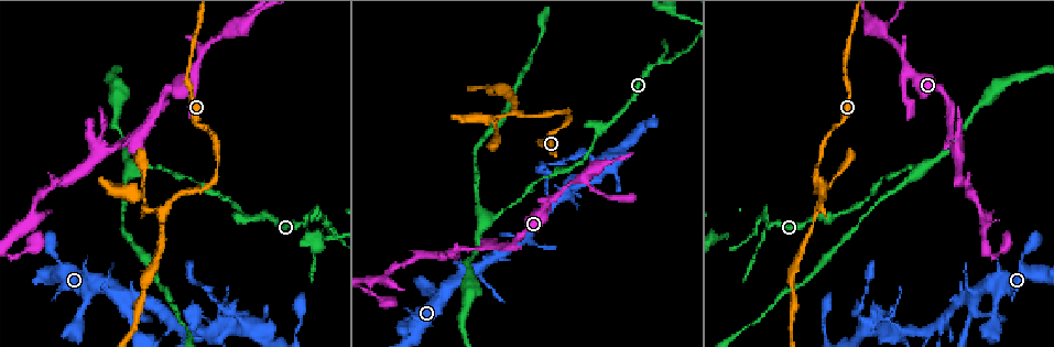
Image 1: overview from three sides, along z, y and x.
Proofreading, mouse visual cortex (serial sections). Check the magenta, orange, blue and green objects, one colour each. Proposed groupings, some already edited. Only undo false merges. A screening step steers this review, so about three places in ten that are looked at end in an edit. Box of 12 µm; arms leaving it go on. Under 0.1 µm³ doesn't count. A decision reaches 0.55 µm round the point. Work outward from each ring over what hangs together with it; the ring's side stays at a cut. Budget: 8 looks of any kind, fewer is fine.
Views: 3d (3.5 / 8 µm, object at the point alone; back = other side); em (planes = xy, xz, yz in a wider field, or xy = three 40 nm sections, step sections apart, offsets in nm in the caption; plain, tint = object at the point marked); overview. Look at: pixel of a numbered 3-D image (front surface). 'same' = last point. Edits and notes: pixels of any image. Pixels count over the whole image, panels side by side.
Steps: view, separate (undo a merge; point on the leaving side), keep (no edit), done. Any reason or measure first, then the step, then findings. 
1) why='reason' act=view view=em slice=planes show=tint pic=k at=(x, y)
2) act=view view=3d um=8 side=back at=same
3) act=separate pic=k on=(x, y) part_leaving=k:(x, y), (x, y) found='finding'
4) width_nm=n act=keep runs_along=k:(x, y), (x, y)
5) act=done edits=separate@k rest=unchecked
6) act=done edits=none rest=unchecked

why='abrupt turn' act=view view=3d um=8 pic=1 at=(318, 217)

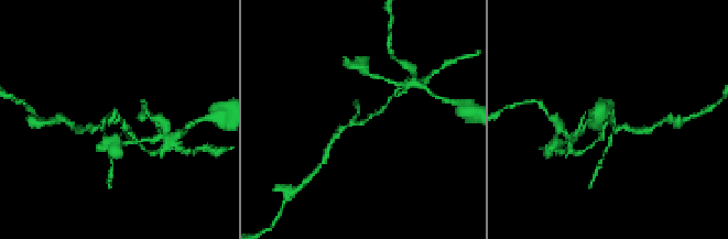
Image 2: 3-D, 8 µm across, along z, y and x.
arm_widths_nm=150,150 why='need the tissue' act=view view=em slice=xy step=2 show=tint pic=2 at=(611, 116)

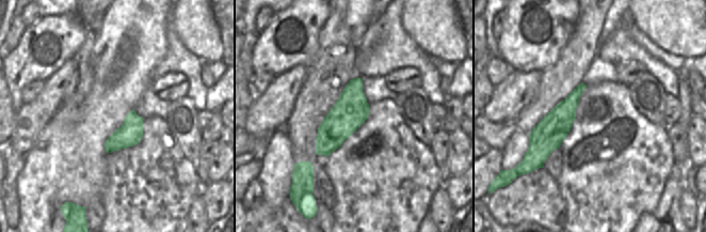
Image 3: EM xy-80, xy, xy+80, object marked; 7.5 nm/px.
act=keep runs_along=3:(581, 87), (544, 138), (541, 159) found='continuous, no second cell'

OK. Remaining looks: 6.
why='three arms meet' act=view view=3d um=8 pic=1 at=(519, 113)

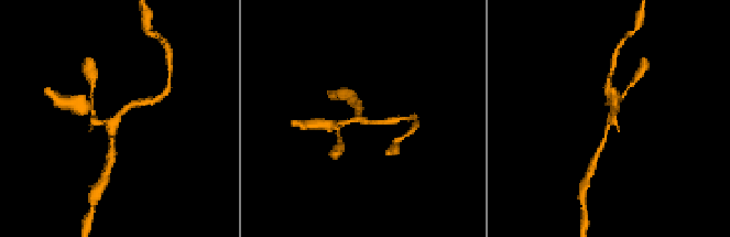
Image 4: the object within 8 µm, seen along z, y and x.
arms=3 arm_widths_nm=150,150,200 why='now the EM' act=view view=em slice=xy step=1 show=tint pic=4 at=(360, 121)

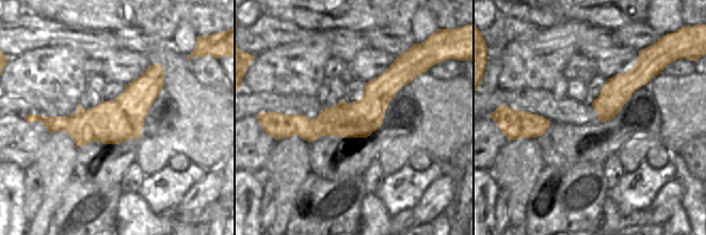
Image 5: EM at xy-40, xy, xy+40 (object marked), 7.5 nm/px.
act=keep runs_along=5:(410, 76), (353, 120), (284, 127) found='continuous, no second cell'

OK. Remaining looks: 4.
why='looks like a crossing' act=view view=3d um=3.5 pic=1 at=(930, 328)

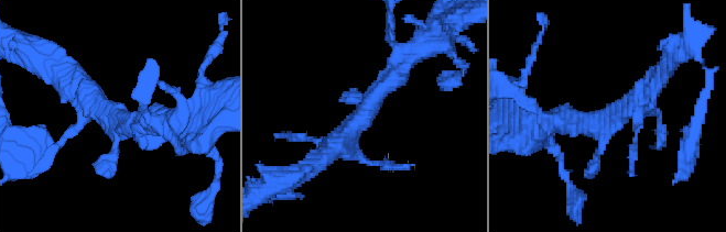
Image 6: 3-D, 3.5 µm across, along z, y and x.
arms=4 arm_widths_nm=150,150,300,300 act=view view=em slice=xy step=3 show=tint pic=6 at=(114, 116)

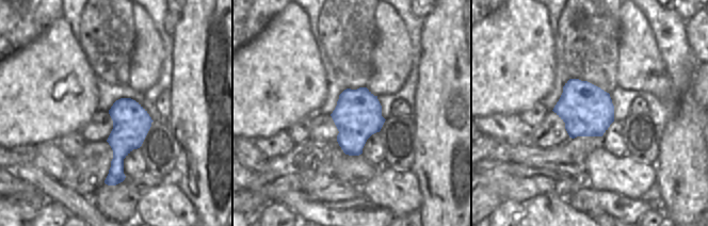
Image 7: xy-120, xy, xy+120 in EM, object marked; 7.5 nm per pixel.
width_nm=360 act=keep runs_along=6:(317, 163), (405, 61) found='all the same cell'

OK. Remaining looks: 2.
act=done edits=none rest=unchecked

